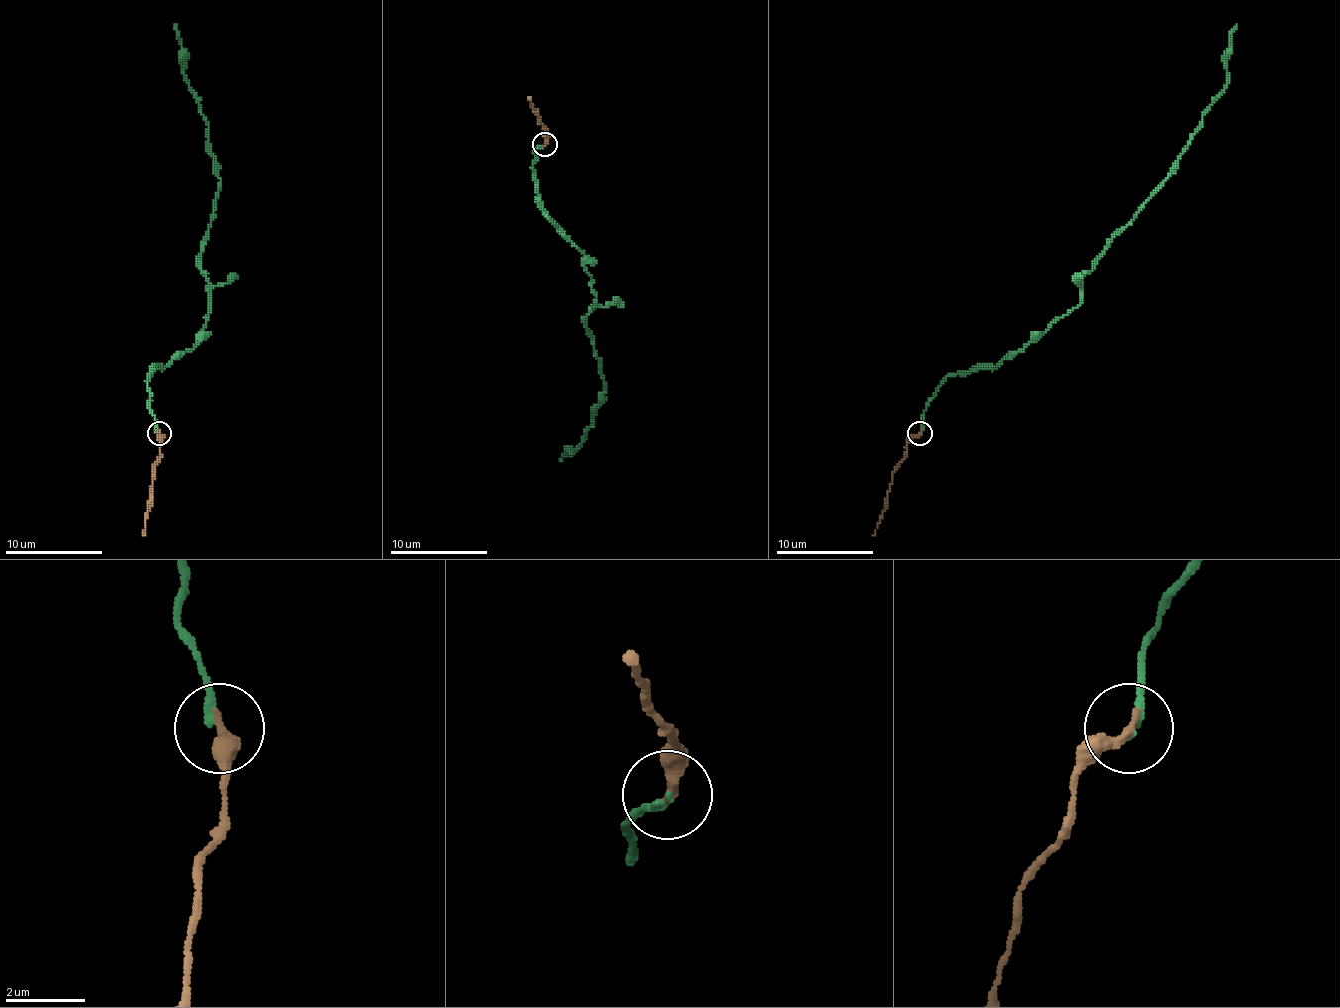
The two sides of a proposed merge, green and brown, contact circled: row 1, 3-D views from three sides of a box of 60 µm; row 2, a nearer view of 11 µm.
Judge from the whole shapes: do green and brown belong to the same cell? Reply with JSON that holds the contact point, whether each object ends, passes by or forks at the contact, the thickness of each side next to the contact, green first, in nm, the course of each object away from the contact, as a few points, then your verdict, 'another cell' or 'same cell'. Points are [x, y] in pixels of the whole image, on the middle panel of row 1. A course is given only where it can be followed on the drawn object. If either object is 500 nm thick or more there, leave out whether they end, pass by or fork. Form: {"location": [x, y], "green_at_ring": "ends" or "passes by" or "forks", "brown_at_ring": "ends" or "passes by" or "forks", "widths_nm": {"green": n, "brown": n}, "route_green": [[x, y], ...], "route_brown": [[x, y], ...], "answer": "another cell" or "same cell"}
{"location": [544, 144], "green_at_ring": "ends", "brown_at_ring": "ends", "widths_nm": {"green": 190, "brown": 340}, "route_green": [[545, 143], [533, 170], [547, 219], [584, 256], [596, 302], [586, 334], [606, 390], [591, 427], [560, 461]], "route_brown": [[545, 143], [545, 129], [528, 97]], "answer": "same cell"}

